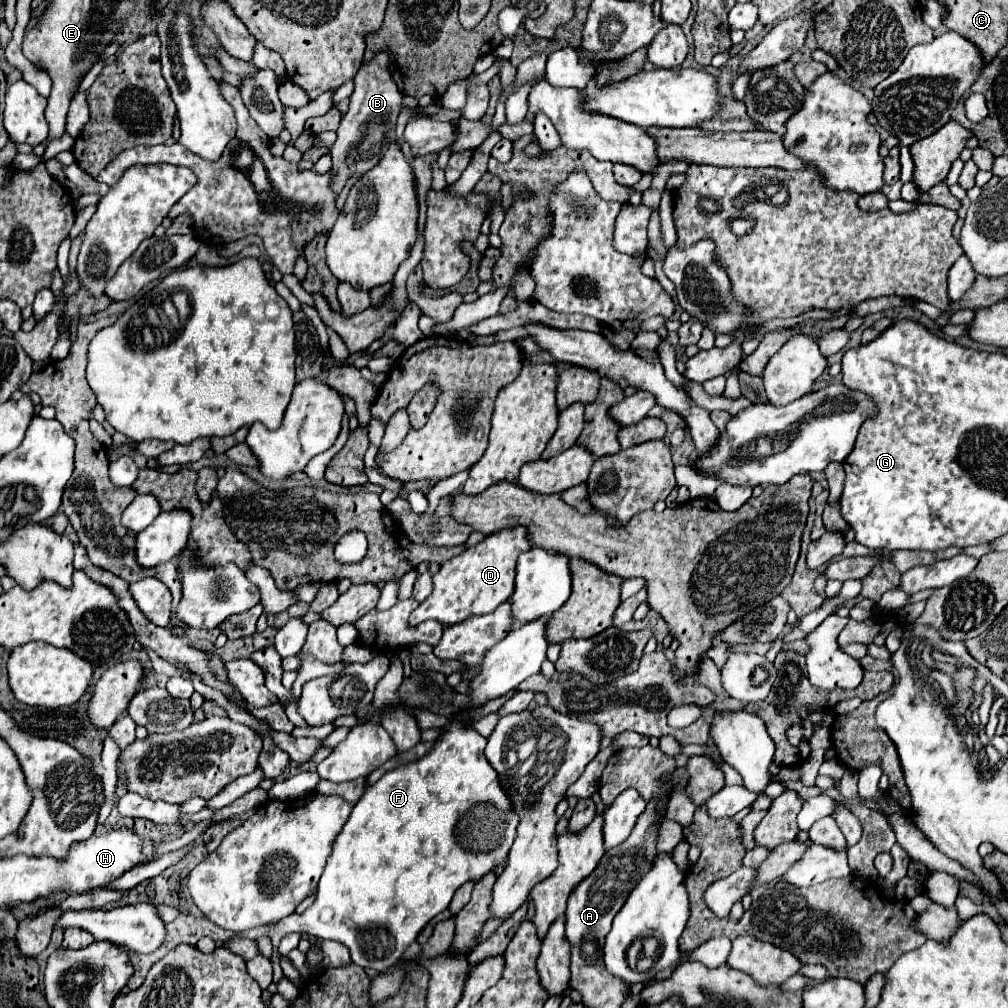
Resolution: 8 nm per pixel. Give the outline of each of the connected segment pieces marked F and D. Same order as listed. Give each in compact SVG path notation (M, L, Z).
M536 619L510 631L502 641L498 641L486 653L482 667L468 685L470 701L456 713L456 717L450 719L448 725L442 727L442 735L434 741L434 749L418 761L400 765L398 769L384 773L372 787L364 791L334 843L334 853L330 855L318 883L316 901L304 913L292 913L282 921L270 925L268 937L272 939L274 947L270 959L274 972L273 983L276 984L284 977L279 964L281 955L278 953L278 945L282 937L290 933L304 933L318 939L338 941L348 947L352 963L364 969L374 967L378 971L384 971L400 959L404 949L416 941L418 933L432 917L448 909L456 889L460 889L468 881L478 883L486 873L494 873L498 867L506 867L506 857L510 853L510 845L514 843L520 819L514 813L512 803L498 781L498 773L484 757L486 739L470 727L466 711L482 707L484 703L506 695L524 679L538 673L540 665L546 659L548 647L544 635L546 619Z
M502 529L488 535L482 543L466 549L464 553L446 561L440 571L432 577L432 593L416 607L410 615L408 625L420 625L422 621L434 619L444 627L462 623L472 615L492 613L500 603L508 601L514 593L516 559L520 553L530 549L526 529Z

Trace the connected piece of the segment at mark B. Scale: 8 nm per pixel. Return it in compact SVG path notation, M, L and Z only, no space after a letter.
M378 53L374 57L374 61L364 63L354 77L356 89L350 97L350 109L342 117L340 127L336 131L338 139L330 149L332 171L334 171L332 189L336 193L342 191L344 183L348 181L348 177L352 173L366 173L368 169L378 165L378 161L382 159L382 153L386 153L390 143L396 141L394 131L396 131L396 117L398 117L400 109L416 105L416 101L408 99L406 95L402 95L398 91L396 83L390 77L388 61L390 61L390 53Z

